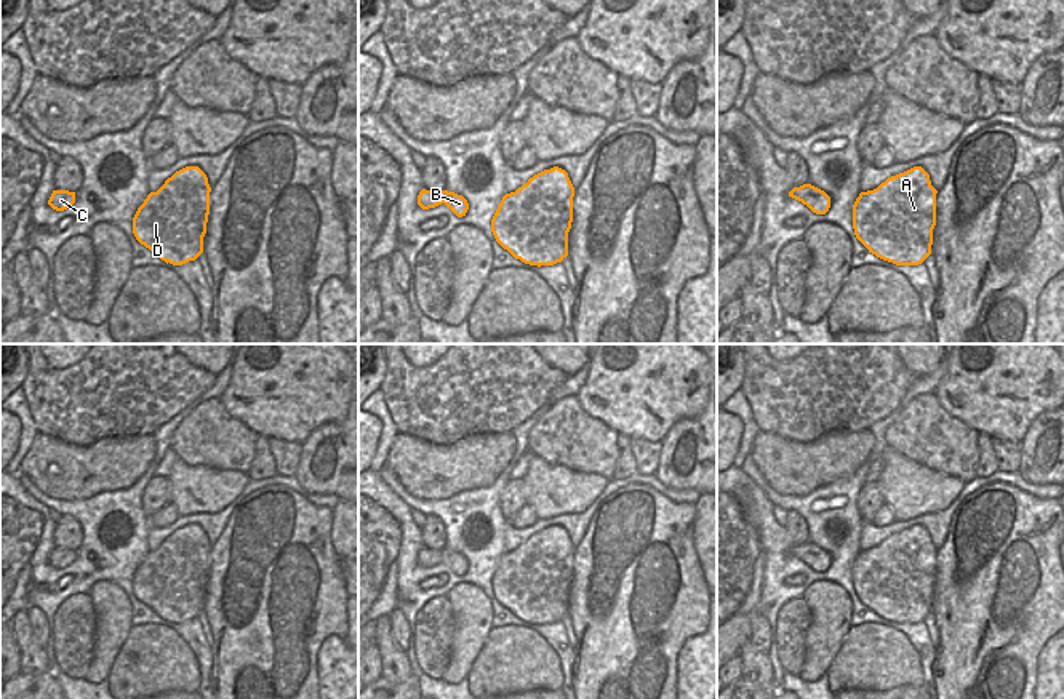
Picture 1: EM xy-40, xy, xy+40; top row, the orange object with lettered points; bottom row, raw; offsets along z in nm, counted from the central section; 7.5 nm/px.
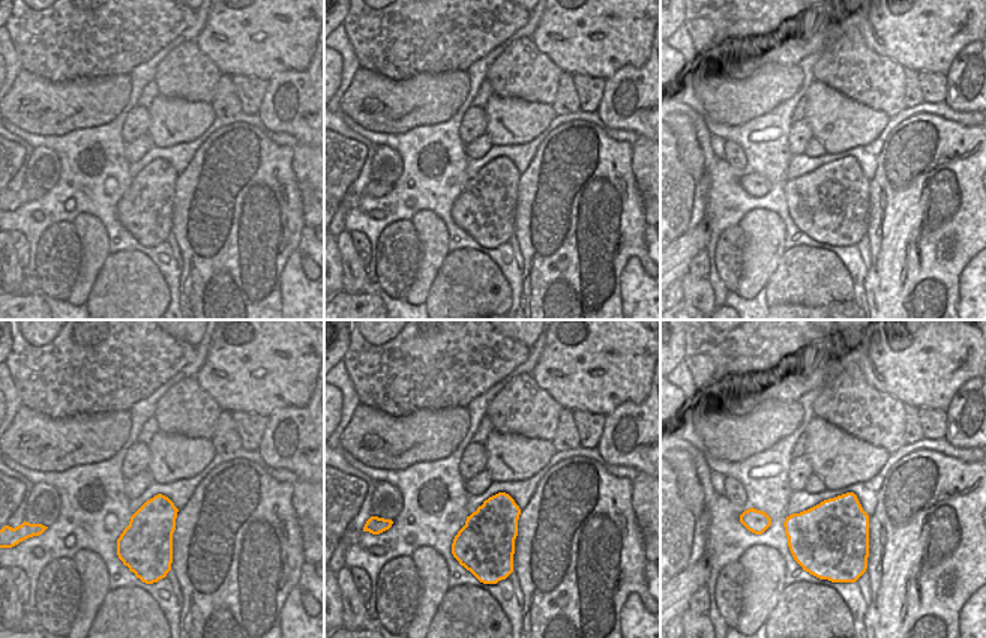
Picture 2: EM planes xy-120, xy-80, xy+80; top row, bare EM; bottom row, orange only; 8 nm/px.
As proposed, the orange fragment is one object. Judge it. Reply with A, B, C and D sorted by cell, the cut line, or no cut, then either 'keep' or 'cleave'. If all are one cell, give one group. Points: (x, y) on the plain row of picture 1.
A B C D | no cut | keep

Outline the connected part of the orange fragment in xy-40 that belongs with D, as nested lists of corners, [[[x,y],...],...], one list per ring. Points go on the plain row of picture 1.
[[[198,525],[176,529],[138,566],[133,576],[136,598],[166,622],[195,619],[203,611],[210,550],[208,536]]]

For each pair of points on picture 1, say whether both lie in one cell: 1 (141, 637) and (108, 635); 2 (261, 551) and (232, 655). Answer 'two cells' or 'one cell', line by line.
1: two cells
2: one cell

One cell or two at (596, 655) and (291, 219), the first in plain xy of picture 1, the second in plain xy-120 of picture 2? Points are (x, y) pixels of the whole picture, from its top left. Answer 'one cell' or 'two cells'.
one cell

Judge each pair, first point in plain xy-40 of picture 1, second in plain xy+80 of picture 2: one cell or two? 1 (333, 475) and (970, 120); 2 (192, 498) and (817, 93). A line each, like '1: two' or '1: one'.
1: two
2: one

